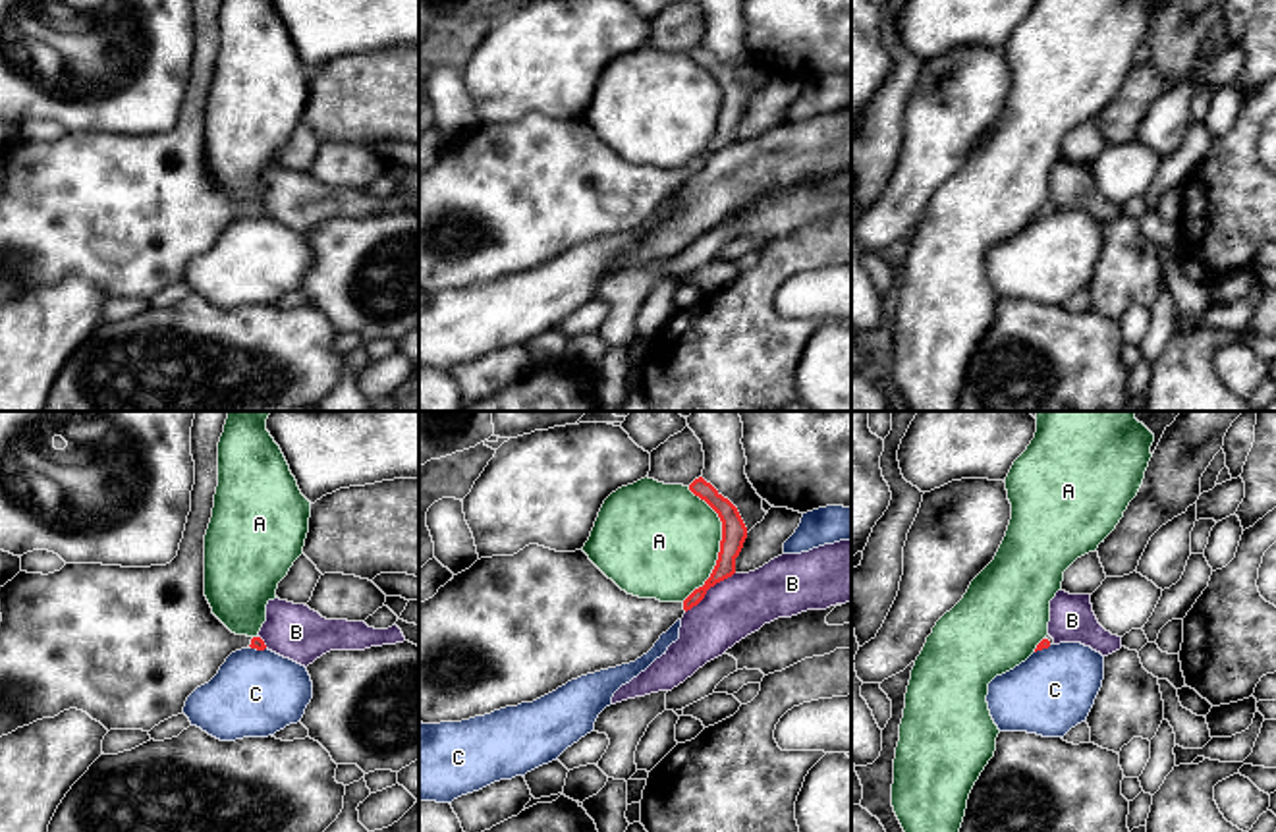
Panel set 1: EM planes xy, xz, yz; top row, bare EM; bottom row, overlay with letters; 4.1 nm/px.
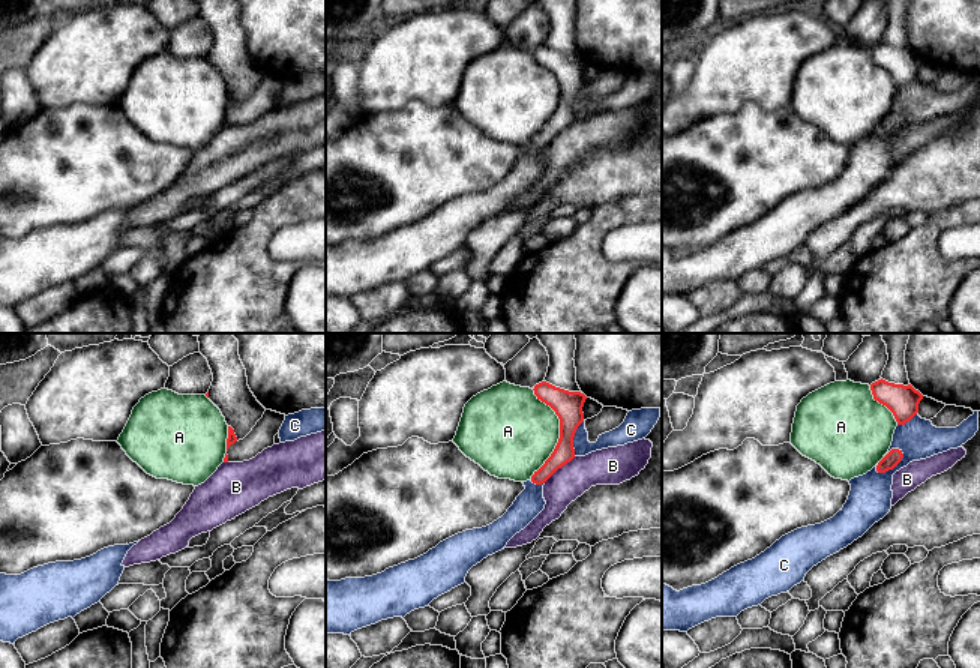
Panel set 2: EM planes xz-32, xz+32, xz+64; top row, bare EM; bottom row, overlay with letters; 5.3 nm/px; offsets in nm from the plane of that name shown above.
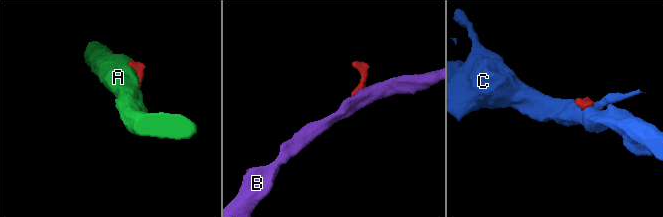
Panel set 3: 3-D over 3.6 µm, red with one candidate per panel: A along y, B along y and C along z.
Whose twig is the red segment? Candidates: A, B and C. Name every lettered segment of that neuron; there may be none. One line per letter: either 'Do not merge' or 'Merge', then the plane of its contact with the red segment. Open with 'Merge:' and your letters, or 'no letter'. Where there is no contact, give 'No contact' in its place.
Merge: no letter
A: Do not merge. Touches red in xz
B: Do not merge. Touches red in xz
C: Do not merge. Touches red in xy

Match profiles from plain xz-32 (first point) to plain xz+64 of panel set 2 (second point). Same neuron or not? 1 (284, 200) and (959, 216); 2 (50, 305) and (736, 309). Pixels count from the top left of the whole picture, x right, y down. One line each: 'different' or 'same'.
1: same
2: different

